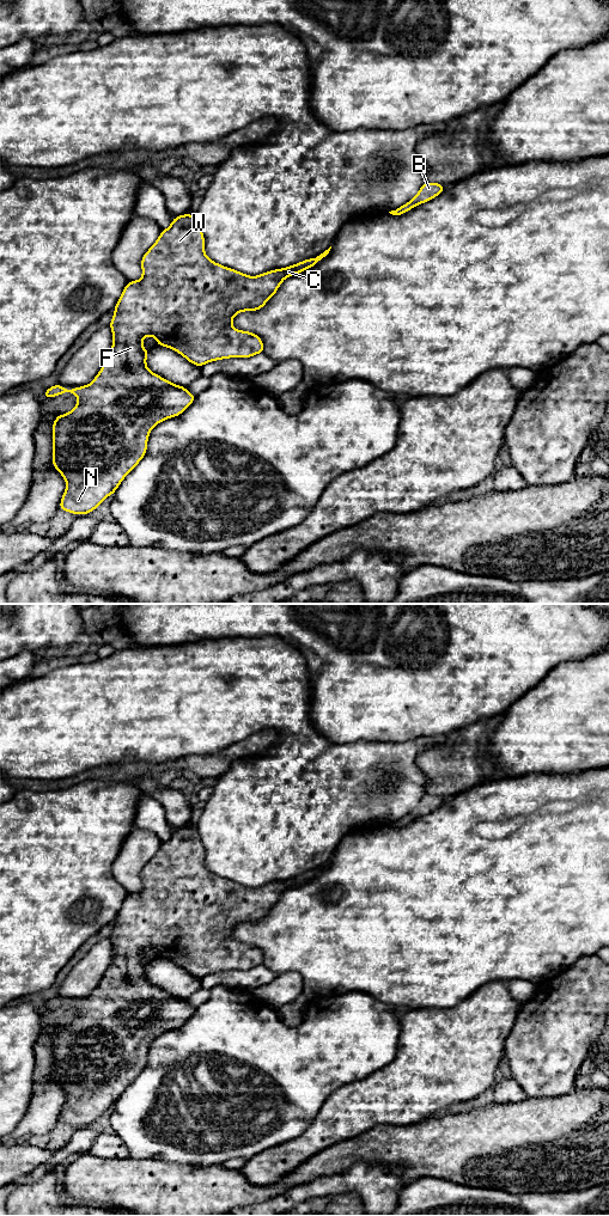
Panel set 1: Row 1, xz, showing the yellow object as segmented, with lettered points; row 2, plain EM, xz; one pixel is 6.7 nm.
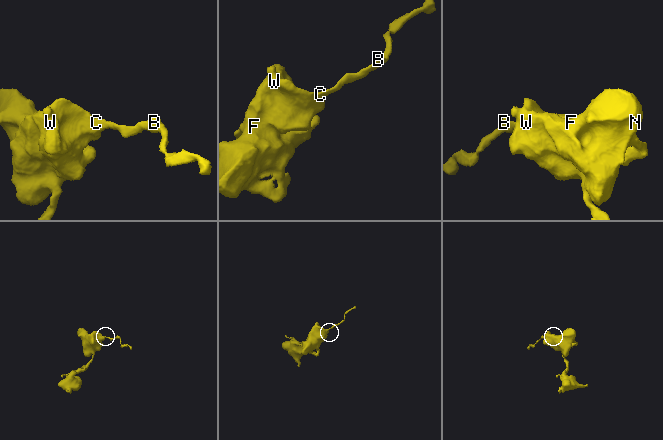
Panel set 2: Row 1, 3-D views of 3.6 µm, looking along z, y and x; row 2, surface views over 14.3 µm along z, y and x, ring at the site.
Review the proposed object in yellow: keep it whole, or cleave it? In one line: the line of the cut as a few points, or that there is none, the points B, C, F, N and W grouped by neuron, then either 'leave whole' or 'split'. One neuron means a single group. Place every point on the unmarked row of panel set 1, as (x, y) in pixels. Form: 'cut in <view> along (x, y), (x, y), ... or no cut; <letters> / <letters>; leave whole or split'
no cut; B C F N W; leave whole

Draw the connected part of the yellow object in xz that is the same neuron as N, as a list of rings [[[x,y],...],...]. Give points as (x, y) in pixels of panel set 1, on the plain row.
[[[196,827],[176,829],[171,837],[163,842],[157,854],[142,868],[142,890],[130,893],[122,903],[115,917],[110,934],[112,943],[111,964],[99,985],[91,996],[65,1001],[56,996],[42,1008],[53,1010],[62,1006],[73,1006],[78,1016],[67,1026],[56,1028],[53,1035],[53,1078],[66,1092],[66,1102],[61,1110],[60,1122],[73,1126],[89,1126],[109,1107],[115,1106],[123,1090],[138,1077],[147,1064],[147,1052],[152,1040],[166,1031],[181,1027],[195,1012],[196,1007],[152,985],[146,977],[150,964],[142,959],[146,948],[153,948],[158,958],[173,961],[189,974],[199,979],[207,974],[229,970],[251,970],[263,965],[261,949],[254,945],[237,942],[232,931],[238,924],[257,923],[276,905],[281,894],[317,876],[325,869],[331,858],[315,870],[309,870],[291,879],[274,881],[257,888],[249,888],[209,872],[205,866],[205,849]]]

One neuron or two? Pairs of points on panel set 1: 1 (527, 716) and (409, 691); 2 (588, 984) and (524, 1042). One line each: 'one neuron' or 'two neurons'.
1: two neurons
2: one neuron

